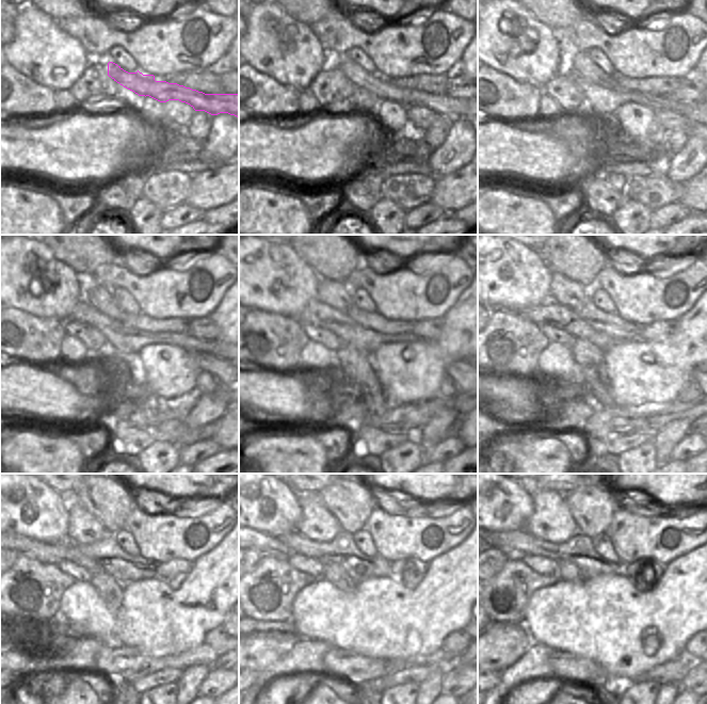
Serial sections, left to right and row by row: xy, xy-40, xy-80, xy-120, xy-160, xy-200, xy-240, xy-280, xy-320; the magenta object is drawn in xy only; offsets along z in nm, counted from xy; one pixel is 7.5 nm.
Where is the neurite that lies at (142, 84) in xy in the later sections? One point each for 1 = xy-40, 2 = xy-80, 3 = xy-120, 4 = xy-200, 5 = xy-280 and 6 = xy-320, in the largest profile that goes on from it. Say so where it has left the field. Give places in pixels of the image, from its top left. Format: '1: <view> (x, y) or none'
1: xy-40 (442, 104)
2: xy-80 (580, 63)
3: xy-120 (100, 297)
4: xy-200 (562, 290)
5: xy-280 (317, 523)
6: xy-320 (551, 521)

